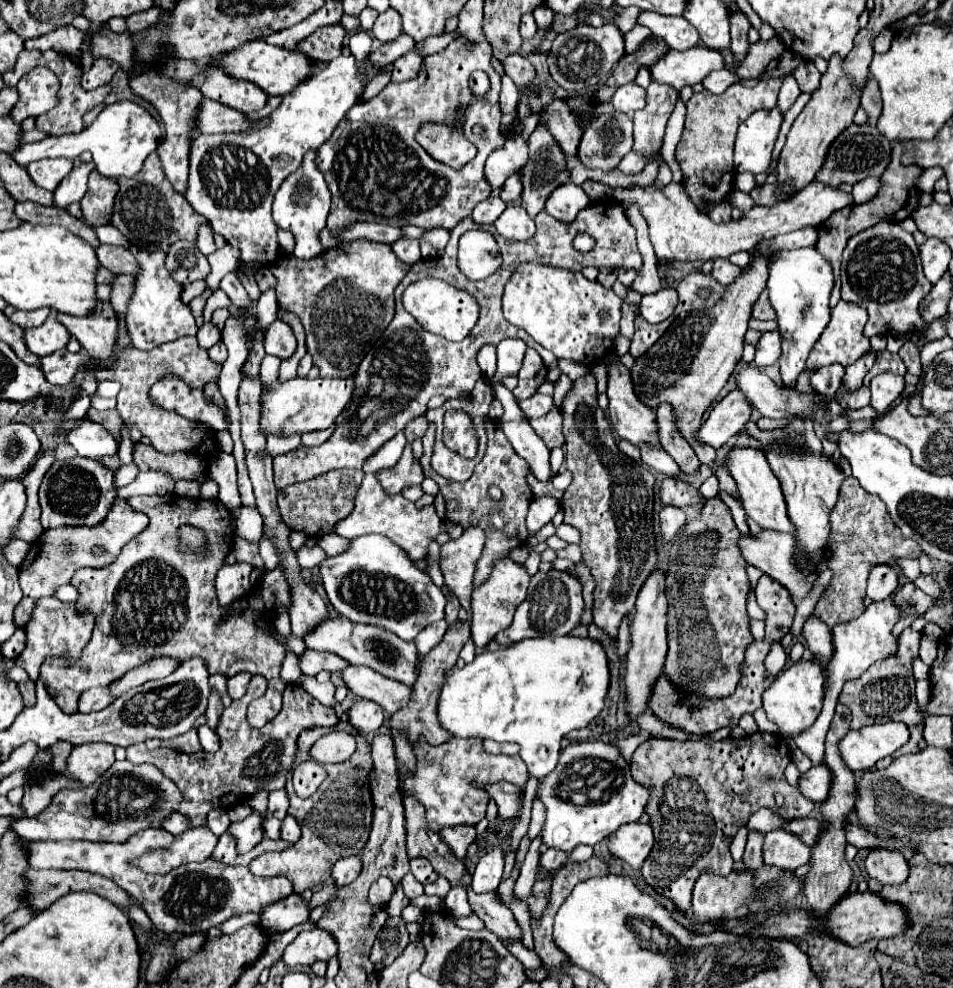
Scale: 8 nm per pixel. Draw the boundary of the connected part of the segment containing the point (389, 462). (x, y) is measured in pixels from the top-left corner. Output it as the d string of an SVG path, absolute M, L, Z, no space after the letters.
M403 431L397 433L393 439L389 439L387 443L383 443L369 459L367 459L367 473L379 473L383 469L395 467L395 463L399 461L403 447L405 447L405 435Z

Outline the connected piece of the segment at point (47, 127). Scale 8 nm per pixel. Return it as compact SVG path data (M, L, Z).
M23 49L23 51L19 53L19 57L17 57L17 61L15 61L15 65L13 65L13 69L3 73L5 87L15 87L17 81L25 75L25 71L31 71L31 69L35 69L35 67L39 67L39 65L49 67L49 69L59 77L59 93L57 93L59 103L57 103L57 107L53 107L51 111L47 111L47 113L43 113L43 115L37 117L37 129L41 129L41 131L45 131L45 133L49 133L49 135L63 135L63 133L77 133L77 131L81 131L81 129L83 129L83 115L85 115L87 111L91 111L95 105L99 105L99 103L103 101L103 97L111 91L111 87L109 87L109 85L103 85L101 89L85 91L85 89L81 87L81 83L79 83L81 75L83 75L83 69L81 69L67 53L59 53L59 51L35 51L35 49L33 49L33 51Z

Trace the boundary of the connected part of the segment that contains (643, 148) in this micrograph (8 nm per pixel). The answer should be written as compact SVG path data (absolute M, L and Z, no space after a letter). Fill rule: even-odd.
M651 83L647 87L647 105L641 111L633 113L633 151L637 151L637 153L651 159L661 149L663 135L665 135L665 125L667 125L667 121L671 117L671 111L675 107L677 97L679 97L679 93L675 89L665 87L665 85Z

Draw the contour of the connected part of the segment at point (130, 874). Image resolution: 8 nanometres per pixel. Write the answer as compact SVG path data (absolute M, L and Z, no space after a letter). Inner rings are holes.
M145 829L145 831L139 831L139 833L131 835L125 843L25 841L25 839L21 839L19 845L25 849L27 861L29 861L31 869L63 869L63 871L79 869L79 871L89 871L89 873L97 873L101 877L111 879L123 891L127 891L129 897L139 901L141 907L145 909L145 913L149 915L149 919L153 921L155 929L159 929L159 931L163 931L167 935L173 935L173 933L187 935L187 933L195 933L195 931L209 931L211 927L219 927L223 921L227 921L233 915L239 915L239 913L261 913L273 901L279 901L279 899L283 899L283 897L293 893L293 887L289 885L289 881L285 877L257 877L257 875L249 873L249 867L217 865L217 861L213 861L213 859L207 859L203 863L183 865L181 869L173 869L173 873L167 873L165 877L153 877L149 873L141 873L141 869L129 865L129 859L139 857L139 853L147 853L149 849L165 847L165 845L169 845L169 841L173 841L171 833L167 833L163 829Z

